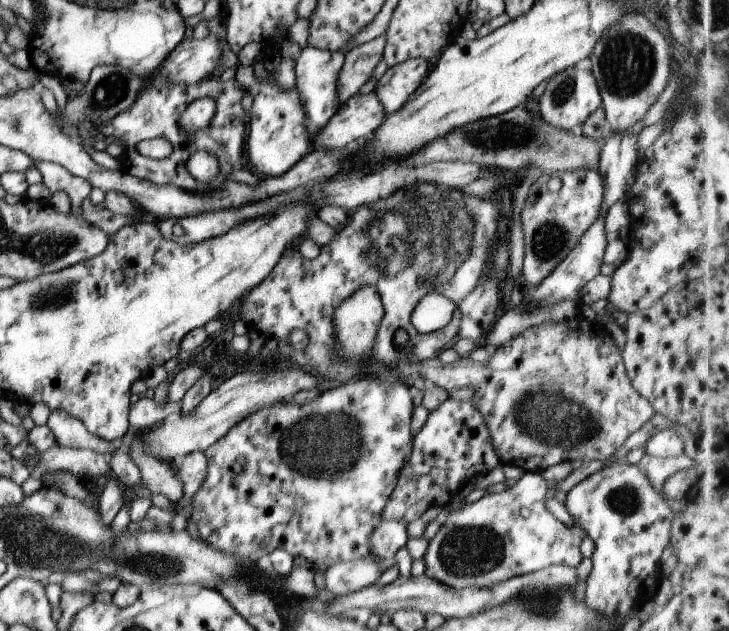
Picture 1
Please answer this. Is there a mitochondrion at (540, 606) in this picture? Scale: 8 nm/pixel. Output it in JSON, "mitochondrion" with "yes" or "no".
{"mitochondrion":"yes"}

